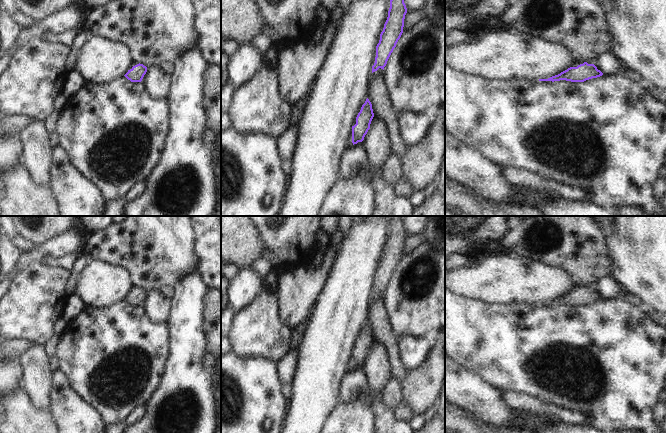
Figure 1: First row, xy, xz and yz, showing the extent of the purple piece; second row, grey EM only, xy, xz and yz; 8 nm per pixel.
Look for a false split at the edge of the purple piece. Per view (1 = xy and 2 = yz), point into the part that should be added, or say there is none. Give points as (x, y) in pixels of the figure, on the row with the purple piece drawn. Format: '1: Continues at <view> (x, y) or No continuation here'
1: Continues at xy (134, 63)
2: Continues at yz (578, 63).

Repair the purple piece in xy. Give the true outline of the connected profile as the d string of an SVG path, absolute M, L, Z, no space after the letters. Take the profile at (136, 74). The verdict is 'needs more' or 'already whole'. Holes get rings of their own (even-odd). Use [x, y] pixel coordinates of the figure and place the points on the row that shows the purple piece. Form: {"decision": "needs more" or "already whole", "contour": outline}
{"decision": "needs more", "contour": "M133 61L129 69L125 72L124 76L131 82L141 82L146 72L146 66L136 61Z"}

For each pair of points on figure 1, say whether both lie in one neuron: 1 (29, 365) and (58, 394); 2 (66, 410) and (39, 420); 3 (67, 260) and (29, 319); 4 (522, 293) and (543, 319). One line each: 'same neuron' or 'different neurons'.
1: different neurons
2: different neurons
3: different neurons
4: different neurons

